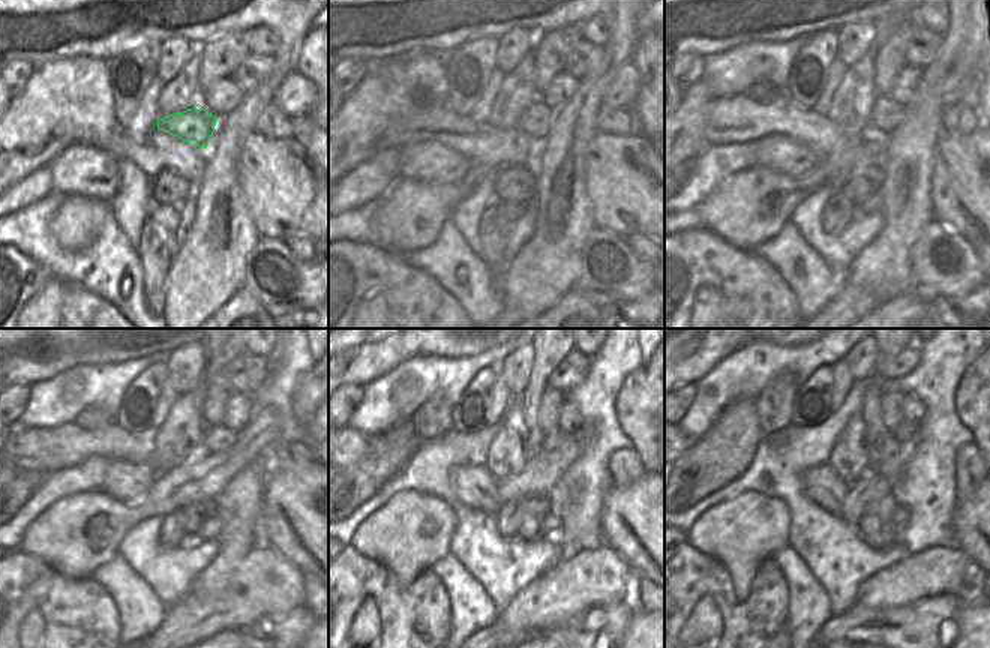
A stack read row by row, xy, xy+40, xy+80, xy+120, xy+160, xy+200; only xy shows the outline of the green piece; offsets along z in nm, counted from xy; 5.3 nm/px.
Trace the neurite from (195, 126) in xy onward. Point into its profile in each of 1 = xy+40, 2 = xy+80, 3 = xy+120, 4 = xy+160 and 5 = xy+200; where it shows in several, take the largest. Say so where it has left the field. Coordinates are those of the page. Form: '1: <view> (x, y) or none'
1: xy+40 (536, 123)
2: xy+80 (885, 114)
3: xy+120 (215, 441)
4: xy+160 (566, 437)
5: xy+200 (908, 435)

